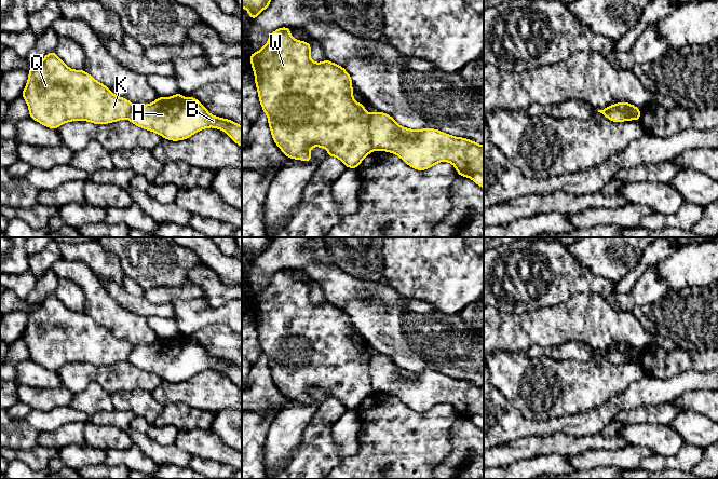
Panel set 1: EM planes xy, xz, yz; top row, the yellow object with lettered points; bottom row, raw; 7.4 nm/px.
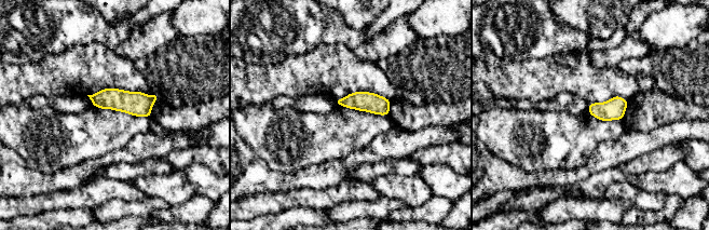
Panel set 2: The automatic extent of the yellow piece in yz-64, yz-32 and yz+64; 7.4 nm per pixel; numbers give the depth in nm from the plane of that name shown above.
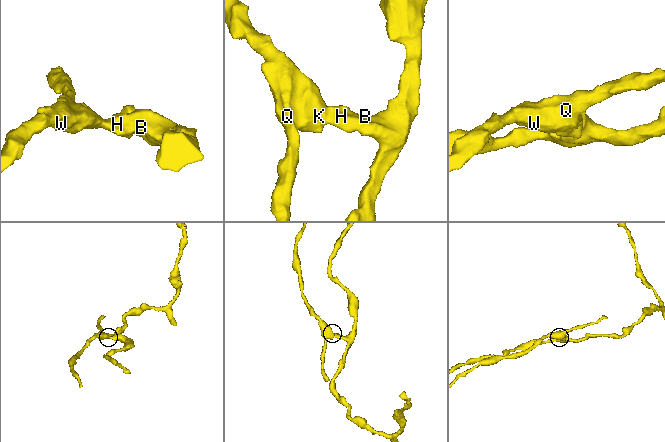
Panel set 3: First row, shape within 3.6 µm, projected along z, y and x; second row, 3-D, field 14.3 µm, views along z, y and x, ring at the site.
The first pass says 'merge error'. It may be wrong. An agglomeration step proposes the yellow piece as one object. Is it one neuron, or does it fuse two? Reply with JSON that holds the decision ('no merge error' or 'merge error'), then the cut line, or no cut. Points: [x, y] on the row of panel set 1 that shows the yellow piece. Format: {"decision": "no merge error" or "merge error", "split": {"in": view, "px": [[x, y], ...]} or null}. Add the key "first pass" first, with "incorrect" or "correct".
{"first pass": "correct", "decision": "merge error", "split": {"in": "yz", "px": [[600, 112], [609, 110], [631, 111], [633, 119]]}}

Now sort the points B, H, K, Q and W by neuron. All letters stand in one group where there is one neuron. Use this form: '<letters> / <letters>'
B H / K Q W

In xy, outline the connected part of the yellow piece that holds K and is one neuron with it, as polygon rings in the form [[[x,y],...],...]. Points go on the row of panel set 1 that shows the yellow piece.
[[[55,52],[48,53],[39,64],[29,69],[22,97],[27,102],[30,118],[52,129],[71,121],[113,123],[127,119],[133,108],[128,99],[114,95],[86,71],[70,69]]]

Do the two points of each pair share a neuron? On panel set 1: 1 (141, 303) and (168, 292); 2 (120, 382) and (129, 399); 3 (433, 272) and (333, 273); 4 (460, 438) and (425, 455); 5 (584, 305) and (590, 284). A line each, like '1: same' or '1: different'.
1: different
2: different
3: different
4: different
5: different

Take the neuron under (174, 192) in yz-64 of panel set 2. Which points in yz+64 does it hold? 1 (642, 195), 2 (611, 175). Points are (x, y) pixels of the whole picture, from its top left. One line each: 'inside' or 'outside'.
1: inside
2: outside

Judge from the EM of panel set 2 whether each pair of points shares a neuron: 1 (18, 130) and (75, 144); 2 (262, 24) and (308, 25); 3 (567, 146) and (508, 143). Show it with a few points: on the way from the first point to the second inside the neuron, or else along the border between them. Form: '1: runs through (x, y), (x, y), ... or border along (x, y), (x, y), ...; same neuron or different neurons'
1: runs through (32, 133), (38, 133), (42, 137), (60, 139); same neuron
2: runs through (273, 24), (297, 25); same neuron
3: runs through (553, 150), (533, 166), (522, 156); same neuron

